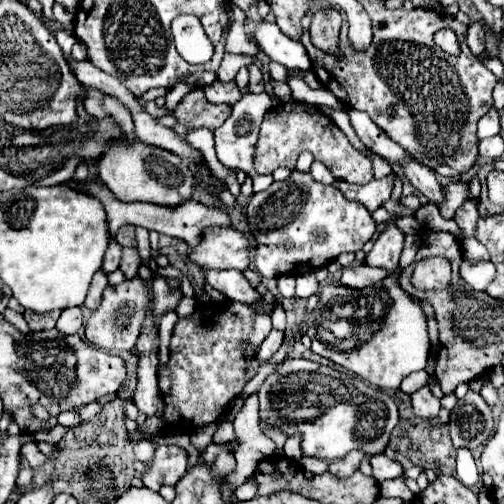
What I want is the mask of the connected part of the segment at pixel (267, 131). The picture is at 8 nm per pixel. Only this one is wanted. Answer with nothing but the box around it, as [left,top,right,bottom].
[253,100,373,184]

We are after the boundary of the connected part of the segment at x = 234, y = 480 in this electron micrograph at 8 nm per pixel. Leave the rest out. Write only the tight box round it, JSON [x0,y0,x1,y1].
[223,394,275,498]

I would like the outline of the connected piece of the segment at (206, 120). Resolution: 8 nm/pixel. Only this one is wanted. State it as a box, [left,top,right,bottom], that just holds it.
[173,86,231,138]

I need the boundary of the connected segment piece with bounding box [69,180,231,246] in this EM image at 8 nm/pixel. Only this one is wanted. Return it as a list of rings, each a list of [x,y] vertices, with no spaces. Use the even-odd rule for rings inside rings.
[[[87,180],[83,184],[69,182],[69,186],[81,188],[83,192],[87,192],[87,194],[91,194],[91,196],[95,196],[95,198],[101,200],[101,204],[105,206],[105,212],[107,212],[107,226],[109,226],[109,232],[111,234],[115,234],[123,224],[133,224],[133,226],[143,226],[147,230],[157,230],[159,234],[181,238],[187,244],[195,246],[197,240],[201,238],[201,232],[205,228],[209,228],[209,226],[231,226],[231,220],[229,220],[227,214],[223,214],[221,210],[207,208],[207,206],[203,206],[199,202],[193,202],[193,200],[189,200],[185,204],[179,204],[177,208],[165,208],[165,206],[157,206],[157,204],[149,204],[149,202],[121,202],[99,180],[97,182]]]

